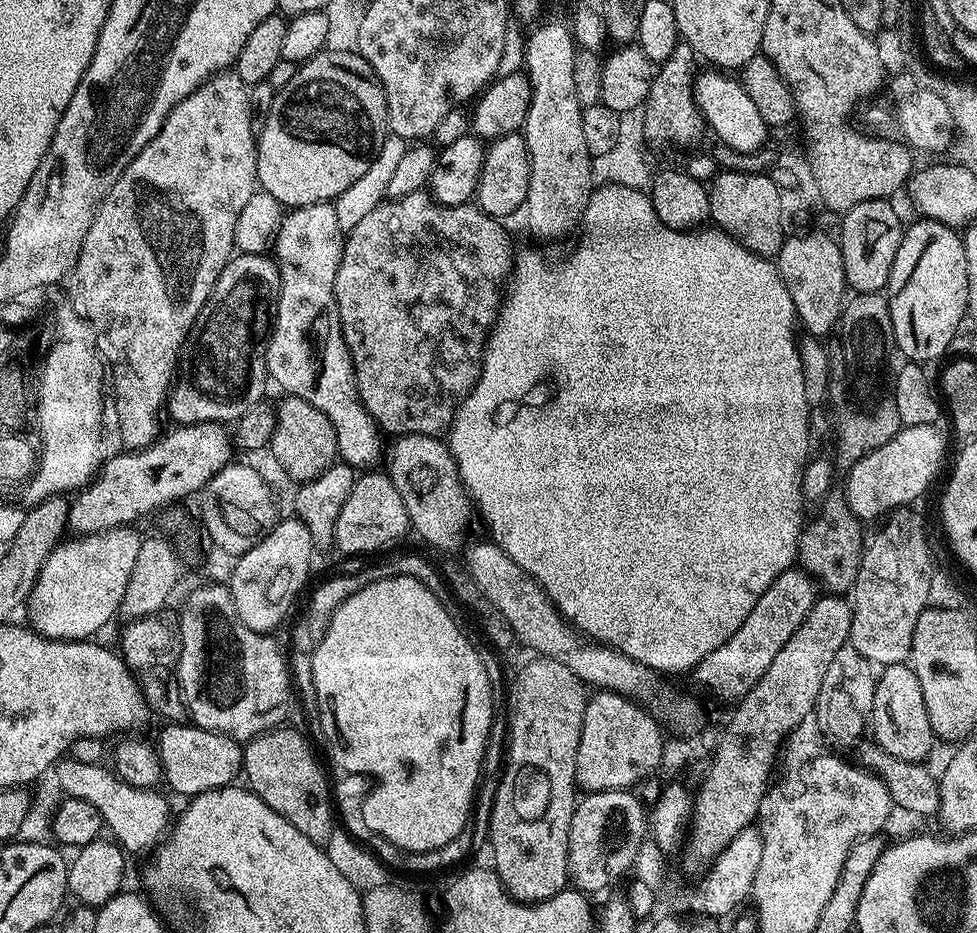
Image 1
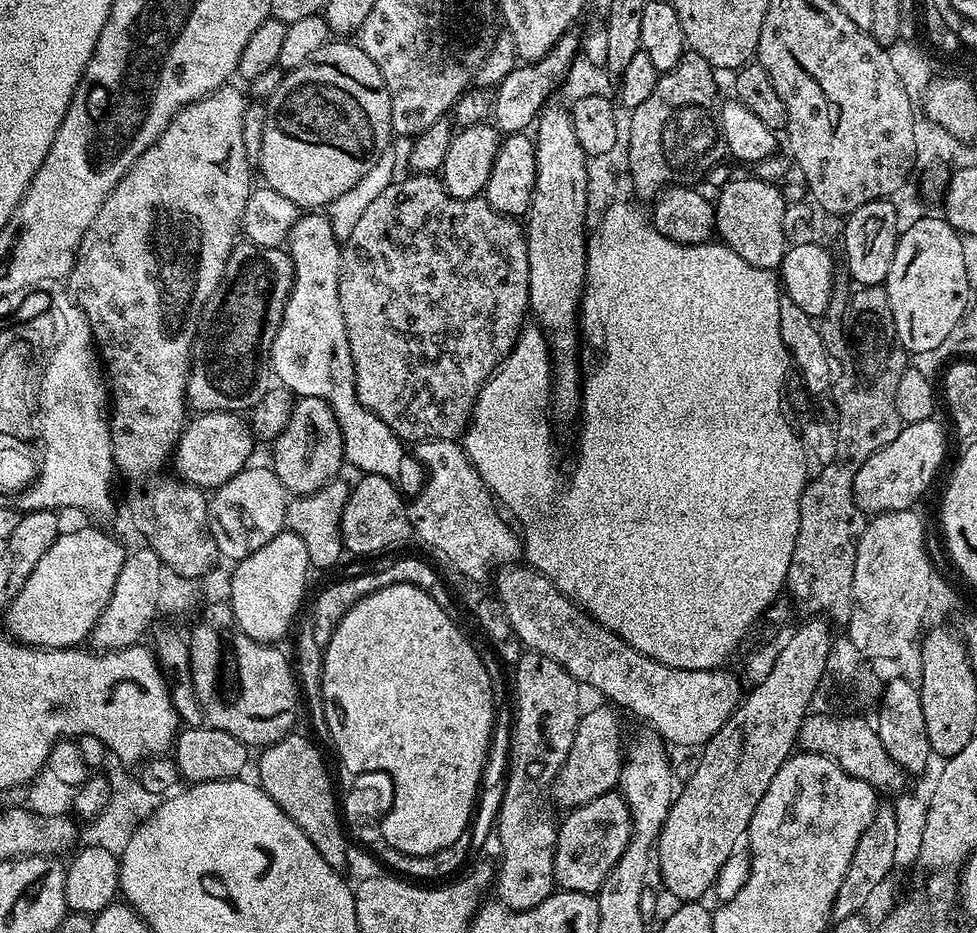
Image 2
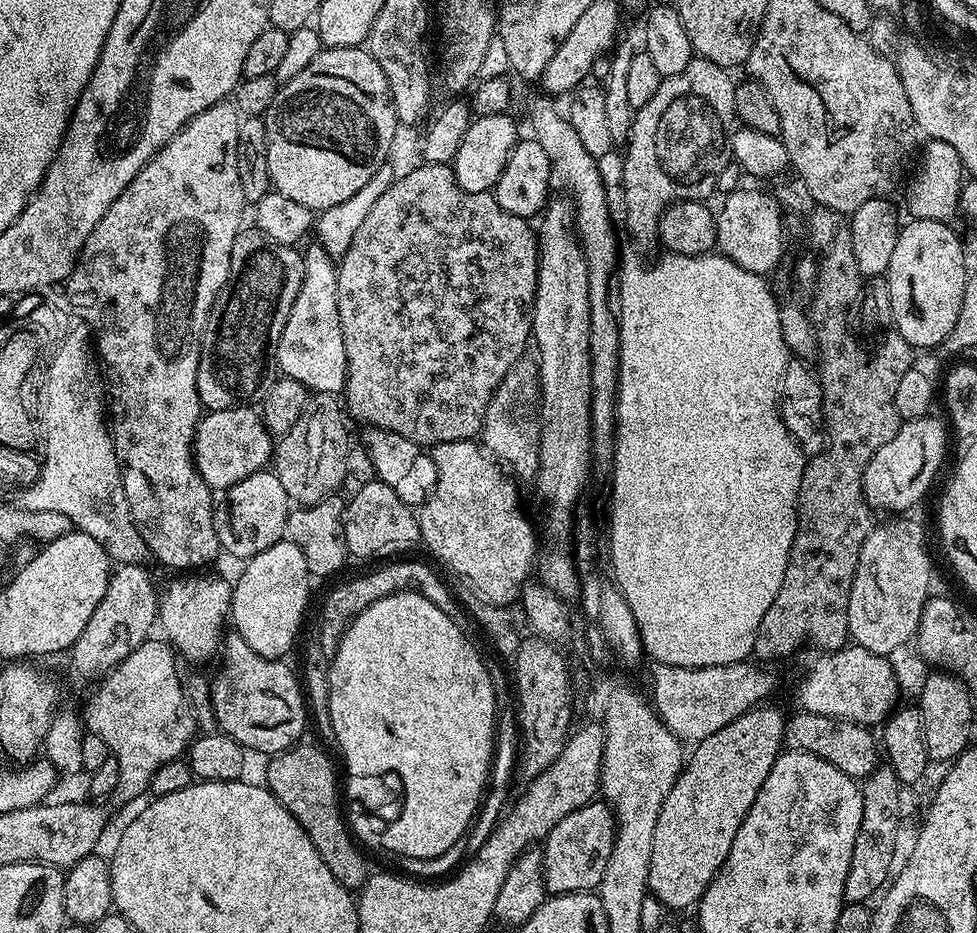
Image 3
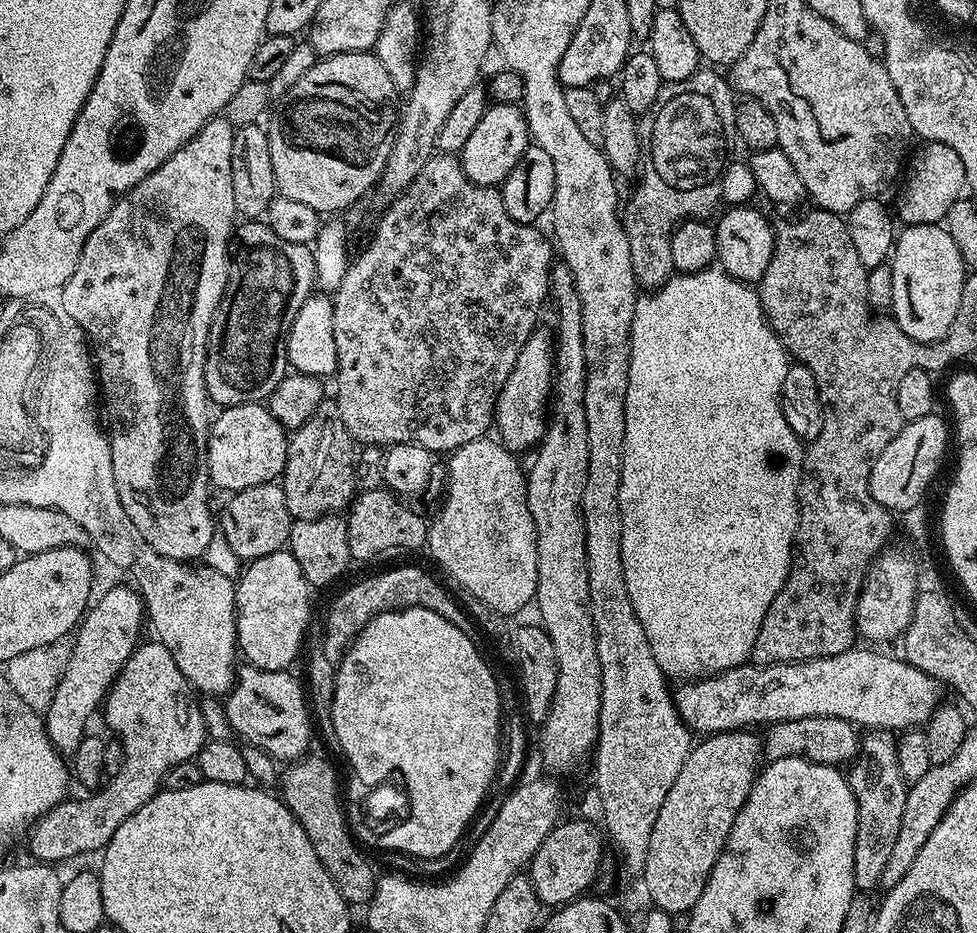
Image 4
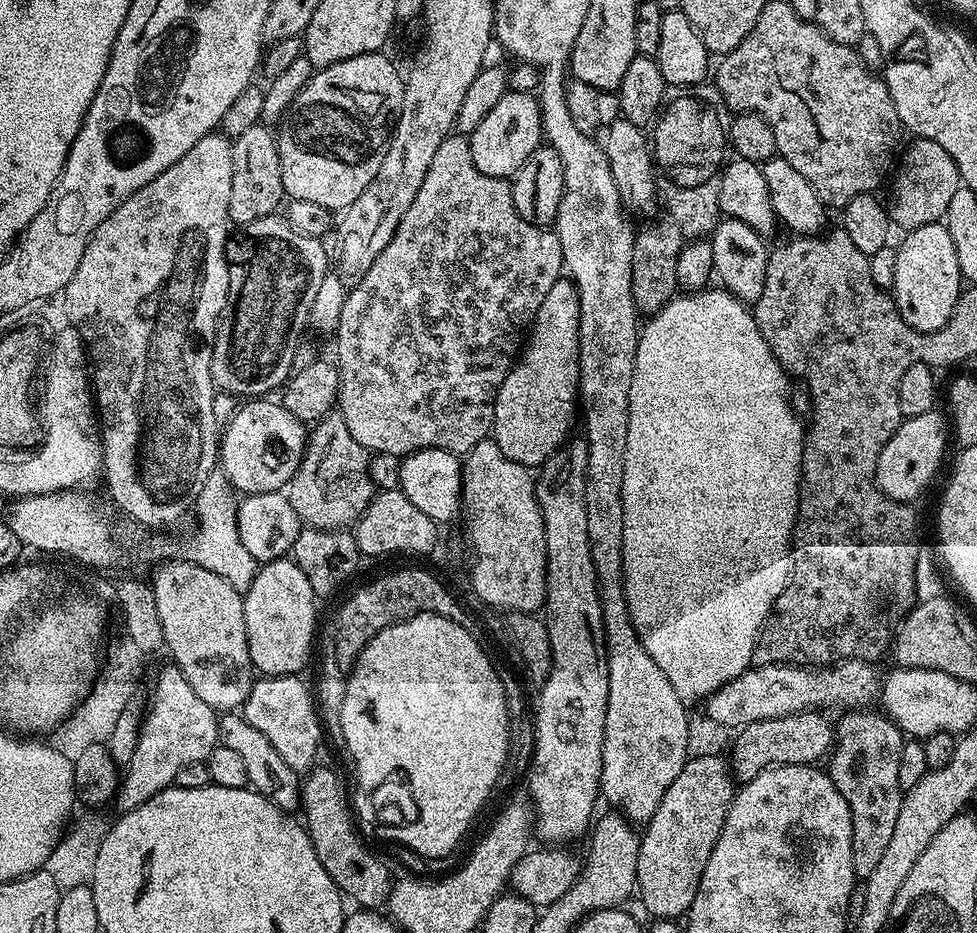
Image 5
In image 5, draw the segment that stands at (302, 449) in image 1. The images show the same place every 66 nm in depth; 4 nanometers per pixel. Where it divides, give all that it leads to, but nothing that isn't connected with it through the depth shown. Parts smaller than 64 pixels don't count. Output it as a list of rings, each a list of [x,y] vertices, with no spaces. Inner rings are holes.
[[[333,410],[311,425],[304,445],[304,457],[286,486],[286,495],[301,525],[309,528],[348,530],[359,520],[374,495],[368,473],[370,453],[346,430],[339,410]]]

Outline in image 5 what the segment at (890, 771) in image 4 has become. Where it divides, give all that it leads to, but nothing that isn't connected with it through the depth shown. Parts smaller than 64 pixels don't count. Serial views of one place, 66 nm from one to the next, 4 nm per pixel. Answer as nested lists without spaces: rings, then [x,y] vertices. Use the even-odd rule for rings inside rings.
[[[848,710],[834,724],[834,743],[826,760],[828,777],[838,786],[838,794],[846,798],[852,815],[852,857],[857,877],[867,878],[874,874],[878,862],[890,843],[894,825],[898,819],[898,806],[902,789],[898,782],[898,762],[902,758],[902,733],[898,725],[880,710]]]

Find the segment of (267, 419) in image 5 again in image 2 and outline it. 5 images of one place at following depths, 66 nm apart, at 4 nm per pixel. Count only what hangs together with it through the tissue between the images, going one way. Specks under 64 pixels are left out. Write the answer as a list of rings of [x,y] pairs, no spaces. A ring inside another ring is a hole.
[[[201,412],[193,417],[185,423],[176,441],[174,472],[179,479],[201,490],[215,490],[249,467],[254,445],[252,430],[249,421],[235,412]]]

